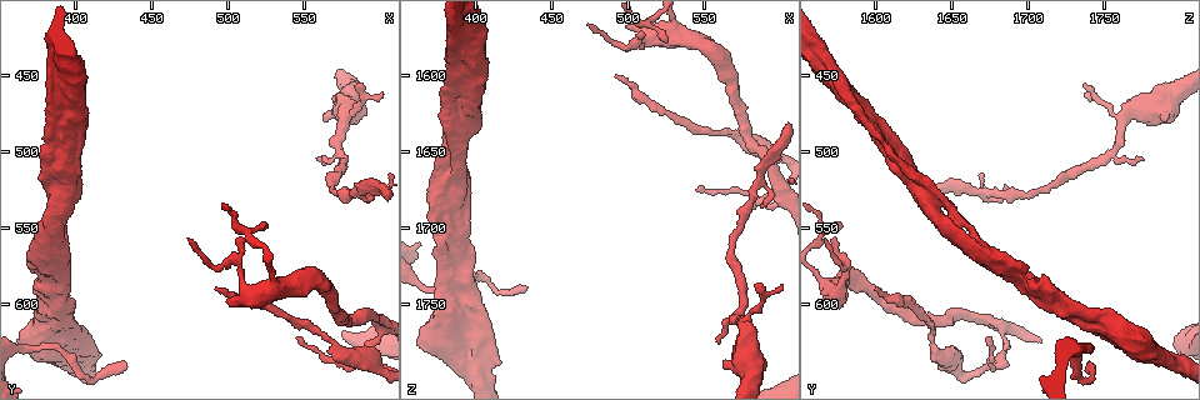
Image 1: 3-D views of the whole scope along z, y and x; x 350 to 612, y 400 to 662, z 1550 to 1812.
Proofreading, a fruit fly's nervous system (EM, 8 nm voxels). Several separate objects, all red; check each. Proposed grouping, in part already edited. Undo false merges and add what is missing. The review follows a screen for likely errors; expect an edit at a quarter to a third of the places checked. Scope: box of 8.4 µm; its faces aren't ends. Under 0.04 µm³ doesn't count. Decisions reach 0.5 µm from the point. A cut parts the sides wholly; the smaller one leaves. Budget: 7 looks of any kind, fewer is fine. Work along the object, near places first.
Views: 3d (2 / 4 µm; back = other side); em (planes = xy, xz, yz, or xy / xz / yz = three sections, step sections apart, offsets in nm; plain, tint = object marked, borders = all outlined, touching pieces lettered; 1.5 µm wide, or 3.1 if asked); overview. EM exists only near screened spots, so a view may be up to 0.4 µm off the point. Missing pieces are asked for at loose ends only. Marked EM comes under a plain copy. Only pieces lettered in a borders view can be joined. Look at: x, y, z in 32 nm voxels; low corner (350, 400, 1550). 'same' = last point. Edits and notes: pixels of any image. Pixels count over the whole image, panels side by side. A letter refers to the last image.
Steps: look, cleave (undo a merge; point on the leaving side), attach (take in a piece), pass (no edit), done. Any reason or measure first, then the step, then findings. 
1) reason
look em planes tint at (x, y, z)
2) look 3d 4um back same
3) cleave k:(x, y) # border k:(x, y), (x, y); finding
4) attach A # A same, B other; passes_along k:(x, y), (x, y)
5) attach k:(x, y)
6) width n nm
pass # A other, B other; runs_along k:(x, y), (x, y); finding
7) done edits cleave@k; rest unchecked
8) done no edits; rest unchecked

branch stops here
look em planes borders at (500, 596, 1568)

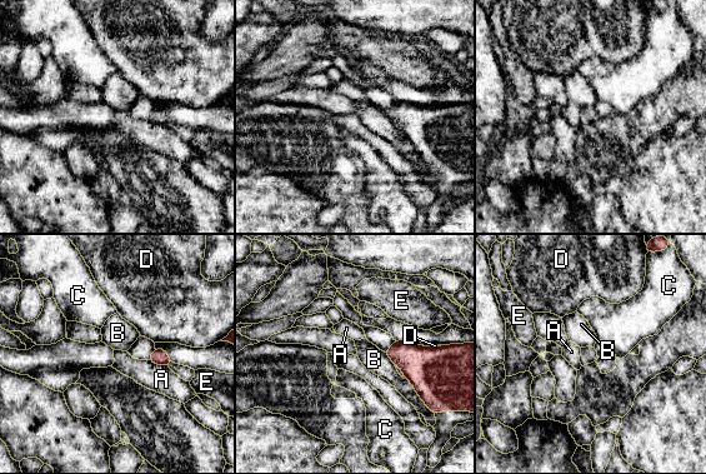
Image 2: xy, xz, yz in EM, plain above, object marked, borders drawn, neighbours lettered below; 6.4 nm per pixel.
pass # A other, B other, C other, D other, E other; border 2:(406, 378), (432, 414); none of them fits

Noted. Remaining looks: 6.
abrupt turn
look em xz step 8 tint at (588, 636, 1680)

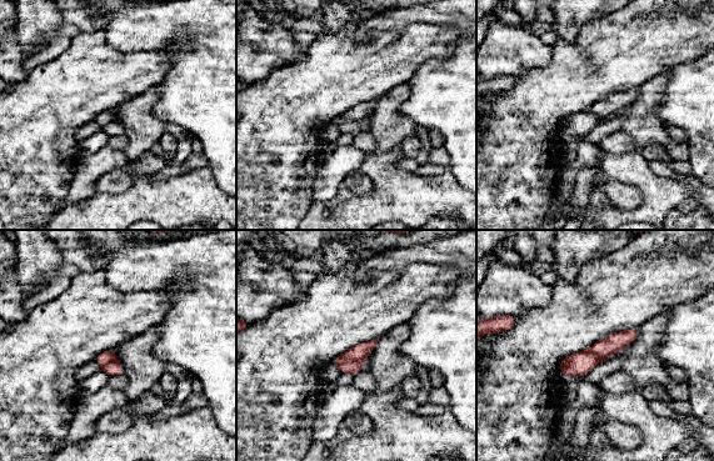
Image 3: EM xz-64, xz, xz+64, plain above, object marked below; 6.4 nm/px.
another direction
look em planes tint same

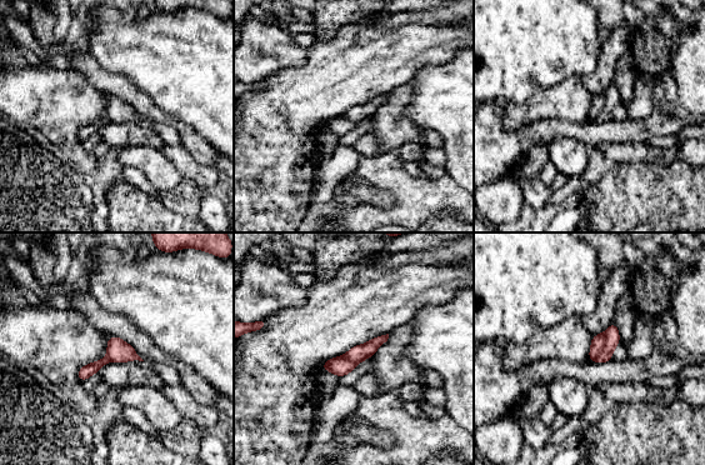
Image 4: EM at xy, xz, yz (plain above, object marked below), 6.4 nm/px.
look em planes borders same

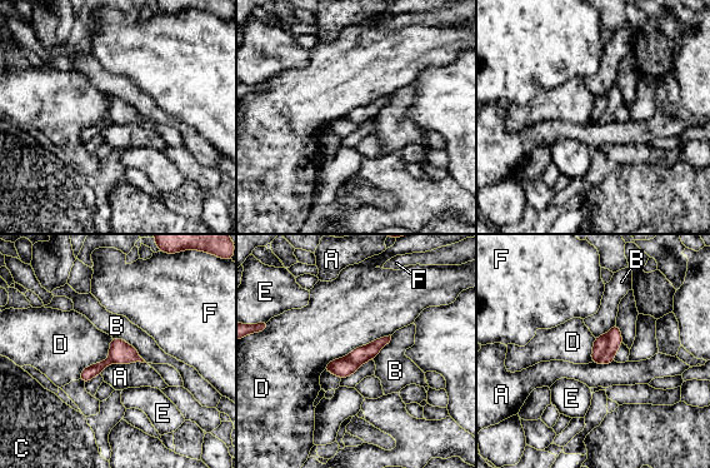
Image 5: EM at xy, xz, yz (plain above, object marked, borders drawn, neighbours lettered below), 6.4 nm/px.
cleave 5:(600, 343) # A other, B other, C other, D other, E other, F other; border 5:(608, 335), (608, 345), (596, 362); two neurons meet here

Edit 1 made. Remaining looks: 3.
a fork
look em xy step 8 tint at (382, 604, 1726)

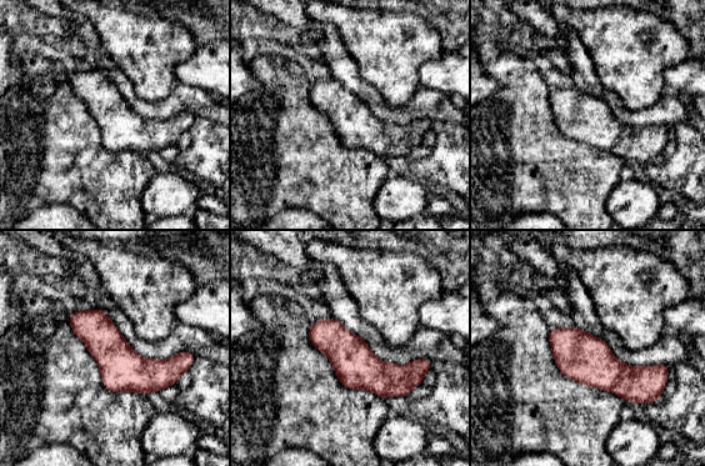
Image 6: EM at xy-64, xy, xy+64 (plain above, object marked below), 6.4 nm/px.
another direction
look em yz step 4 tint same

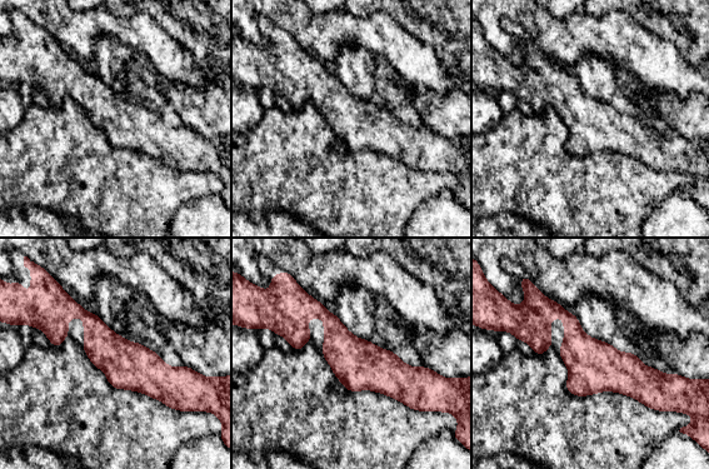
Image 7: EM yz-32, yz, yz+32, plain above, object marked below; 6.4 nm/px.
see the neighbours
look em yz step 4 borders same

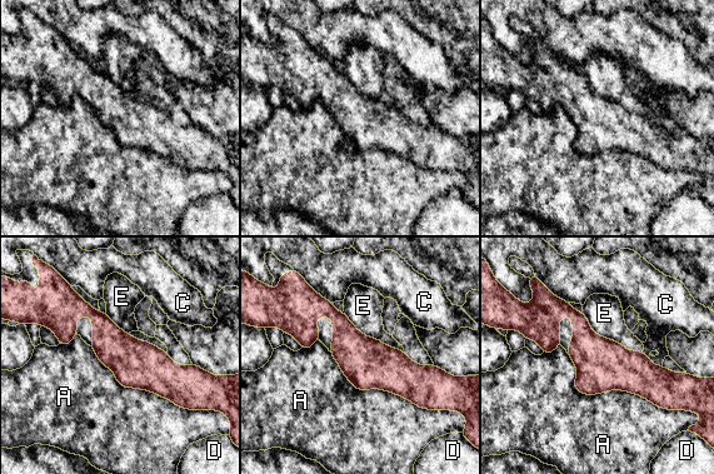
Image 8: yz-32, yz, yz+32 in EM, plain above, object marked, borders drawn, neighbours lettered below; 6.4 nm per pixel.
width 300 nm
pass # A other, C other, D other, E other; border 8:(568, 354), (579, 392), (679, 410); all the same neuron

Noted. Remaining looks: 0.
done edits cleave@5; rest unchecked

